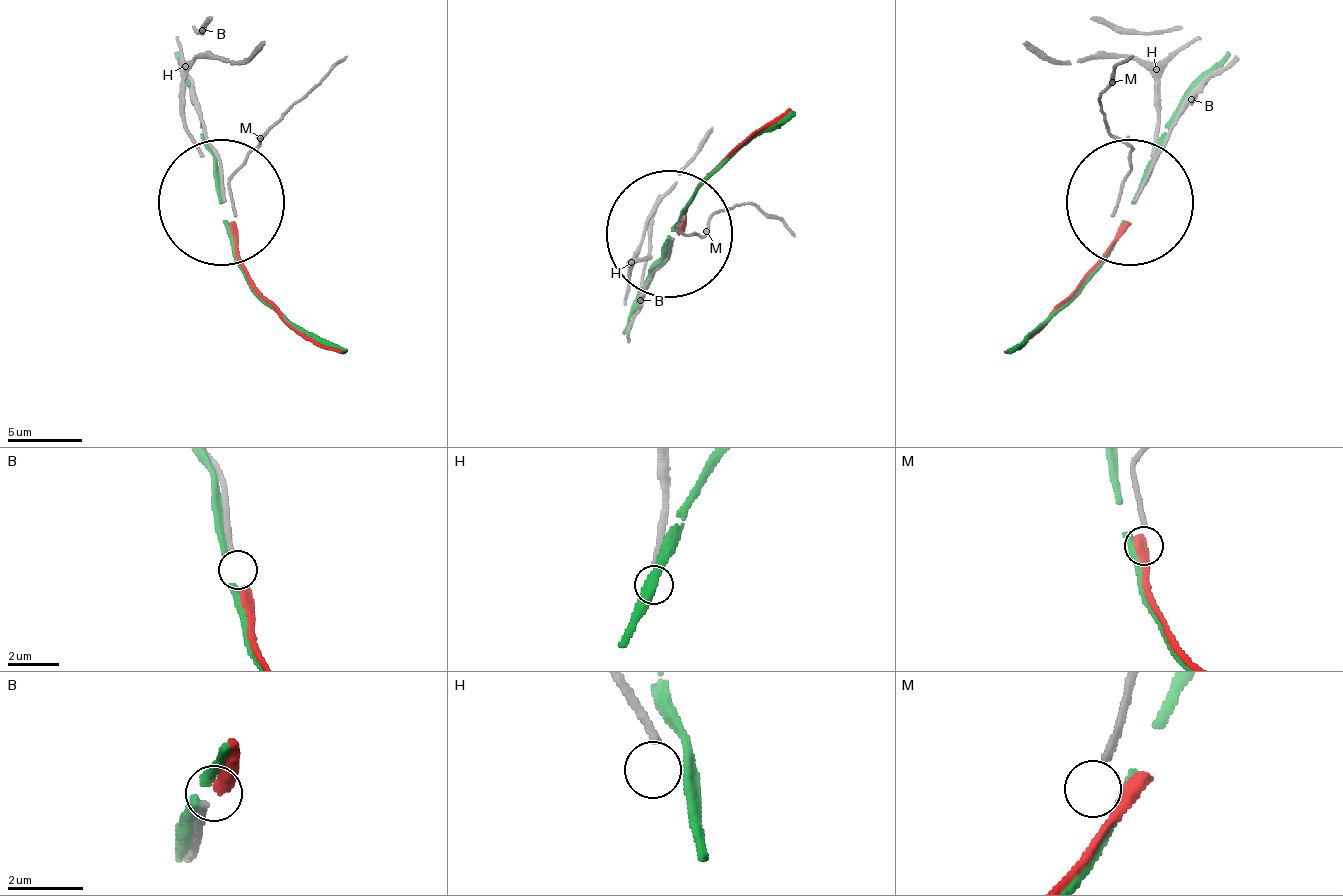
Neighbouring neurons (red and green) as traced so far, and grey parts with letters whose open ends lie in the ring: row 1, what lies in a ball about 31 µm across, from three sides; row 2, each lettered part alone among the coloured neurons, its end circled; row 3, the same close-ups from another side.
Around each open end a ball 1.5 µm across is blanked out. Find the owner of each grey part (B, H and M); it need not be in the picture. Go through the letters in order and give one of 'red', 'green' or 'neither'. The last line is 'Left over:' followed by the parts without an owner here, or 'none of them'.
B: red
H: neither
M: neither
Left over: H, M

